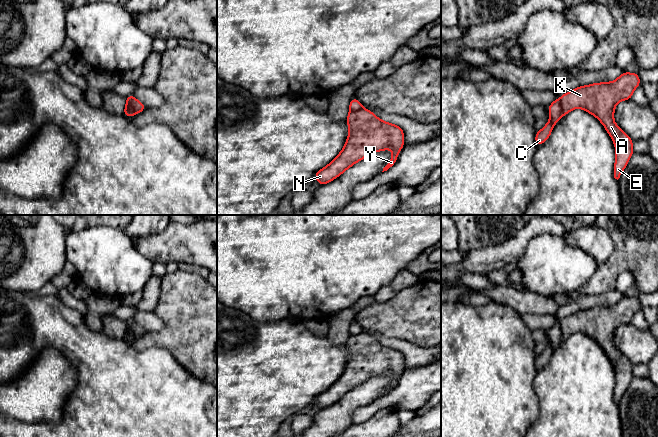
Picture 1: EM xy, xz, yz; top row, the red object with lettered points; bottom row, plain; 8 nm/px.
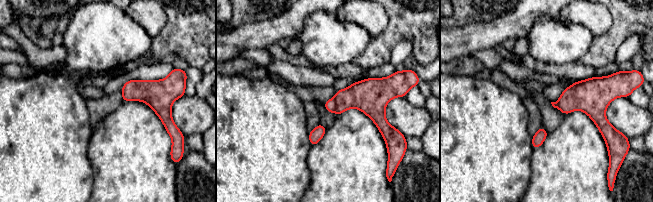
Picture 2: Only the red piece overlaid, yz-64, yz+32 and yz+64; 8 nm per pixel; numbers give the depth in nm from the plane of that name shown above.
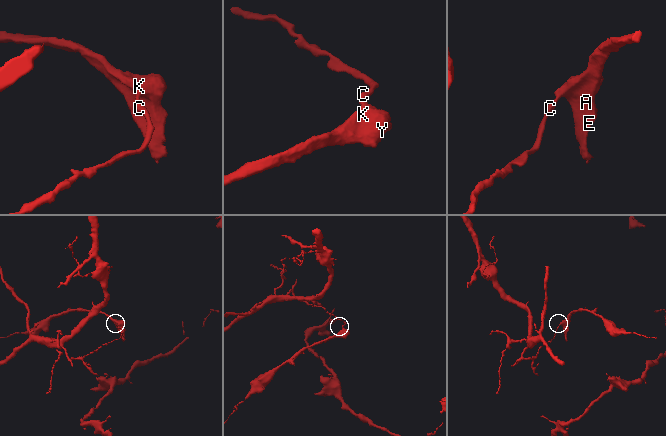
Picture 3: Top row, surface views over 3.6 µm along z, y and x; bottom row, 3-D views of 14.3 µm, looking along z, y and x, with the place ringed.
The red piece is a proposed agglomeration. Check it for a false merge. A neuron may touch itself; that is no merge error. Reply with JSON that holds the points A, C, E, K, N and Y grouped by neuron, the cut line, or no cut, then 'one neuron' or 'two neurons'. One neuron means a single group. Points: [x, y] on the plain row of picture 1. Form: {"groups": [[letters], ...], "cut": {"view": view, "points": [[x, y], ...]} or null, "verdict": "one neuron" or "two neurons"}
{"groups": [["A", "E", "K", "N", "Y"], ["C"]], "cut": {"view": "yz", "points": [[558, 323], [562, 339]]}, "verdict": "two neurons"}

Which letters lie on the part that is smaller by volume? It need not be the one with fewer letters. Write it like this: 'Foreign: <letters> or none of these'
Foreign: A, E, K, N, Y

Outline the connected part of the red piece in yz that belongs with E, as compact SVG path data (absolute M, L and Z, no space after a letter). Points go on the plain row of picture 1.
M623 296L612 306L579 310L559 324L562 340L581 332L595 340L604 350L615 370L614 402L619 403L633 375L633 365L614 345L614 334L618 326L630 324L634 314L641 308L638 297Z

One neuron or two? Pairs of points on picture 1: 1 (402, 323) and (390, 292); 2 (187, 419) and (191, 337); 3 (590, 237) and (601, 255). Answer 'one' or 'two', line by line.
1: two
2: two
3: one

